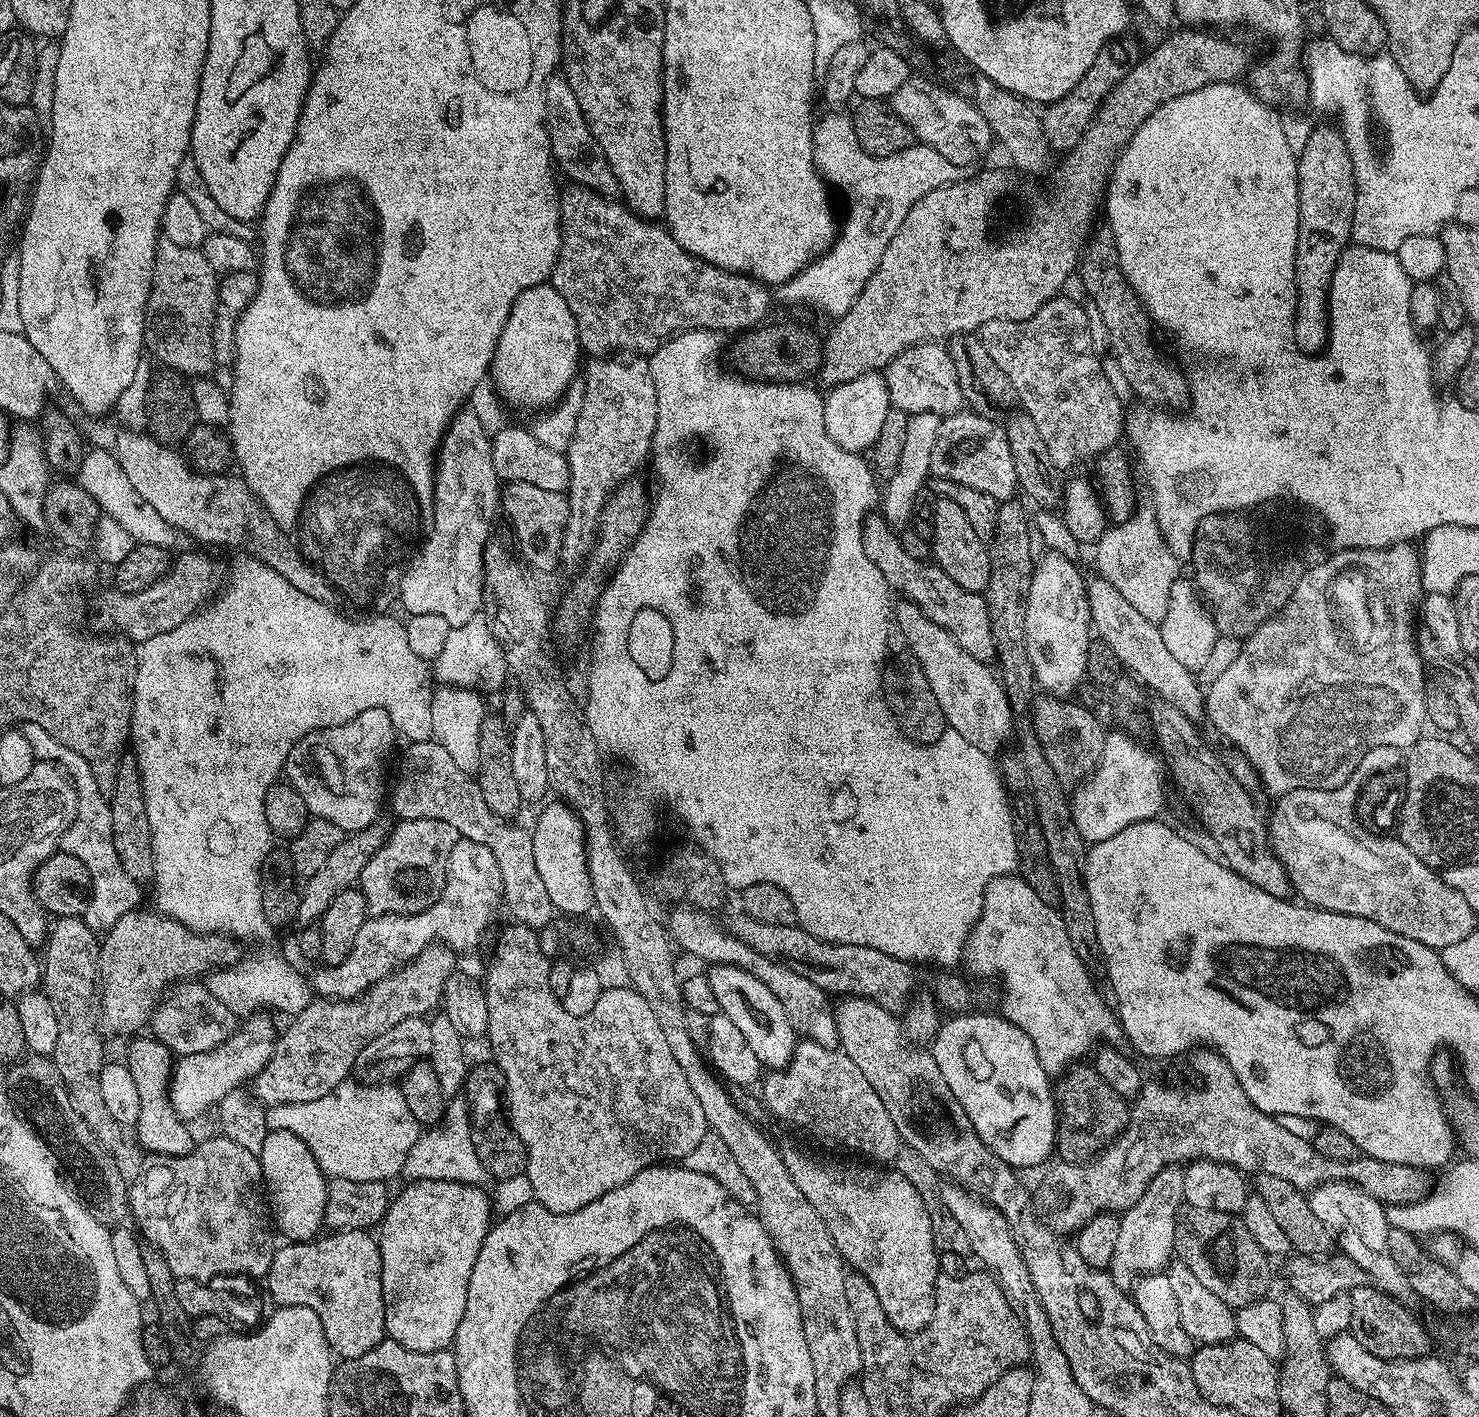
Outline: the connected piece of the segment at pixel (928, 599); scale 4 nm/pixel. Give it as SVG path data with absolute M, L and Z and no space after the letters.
M883 515L865 516L862 546L870 562L874 562L878 570L882 570L893 591L907 592L905 595L921 608L926 617L938 622L938 626L942 626L942 630L946 630L954 638L954 642L958 642L958 646L966 650L966 654L974 654L974 658L985 662L995 661L996 647L990 626L990 610L987 599L981 593L968 592L958 586L958 582L954 582L954 578L950 578L950 574L943 572L935 562L912 558L903 549L893 525Z

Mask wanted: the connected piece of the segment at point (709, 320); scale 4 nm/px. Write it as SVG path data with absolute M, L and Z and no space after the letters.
M572 184L568 186L568 189L563 189L560 192L560 256L552 268L550 283L558 290L558 294L562 294L562 298L566 298L566 302L570 306L570 314L574 314L576 325L580 328L581 349L585 353L592 352L588 354L593 354L598 358L609 354L651 354L660 349L660 345L666 338L671 338L682 332L693 332L696 328L706 328L710 332L721 334L734 332L738 328L747 330L759 325L767 317L764 315L772 308L772 296L768 293L771 291L759 280L738 272L727 272L725 268L719 268L710 262L699 260L697 256L692 256L682 246L678 246L678 242L672 237L667 227L643 219L623 203L609 202L605 197L599 196L594 190L584 188L581 184Z

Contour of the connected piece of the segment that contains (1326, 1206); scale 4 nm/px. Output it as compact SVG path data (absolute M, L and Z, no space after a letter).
M1335 1180L1333 1184L1319 1184L1311 1189L1308 1196L1310 1210L1318 1217L1318 1222L1334 1237L1334 1244L1343 1255L1349 1256L1358 1267L1368 1275L1369 1281L1381 1292L1404 1302L1413 1295L1406 1274L1398 1270L1398 1264L1390 1255L1390 1246L1386 1246L1386 1234L1389 1224L1385 1205L1376 1200L1366 1190L1346 1180Z

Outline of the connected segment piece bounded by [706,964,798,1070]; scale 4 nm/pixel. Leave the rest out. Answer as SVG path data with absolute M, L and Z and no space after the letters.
M713 964L707 969L706 975L710 982L710 990L718 997L720 1012L742 1033L746 1038L750 1050L758 1057L758 1062L765 1069L779 1070L787 1066L798 1043L798 1037L790 1026L790 1018L786 1018L786 1010L782 1010L782 1002L774 998L770 986L766 982L758 982L754 974L746 974L738 966L729 964Z

